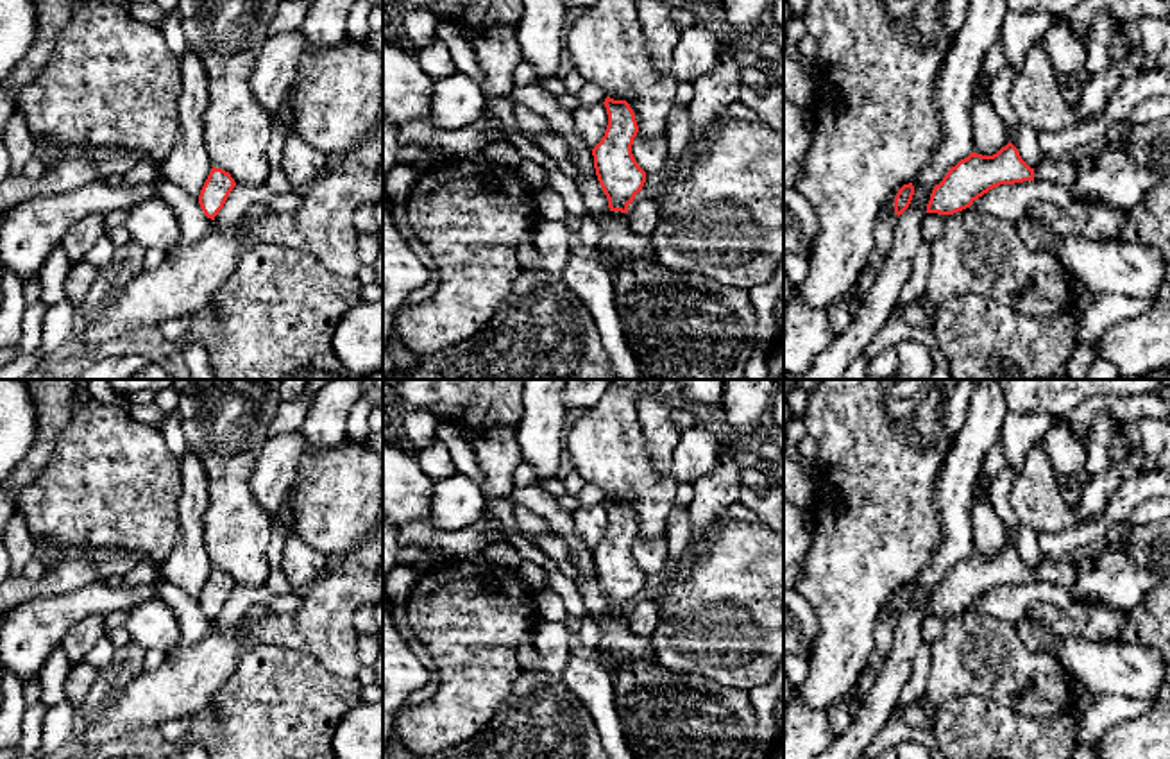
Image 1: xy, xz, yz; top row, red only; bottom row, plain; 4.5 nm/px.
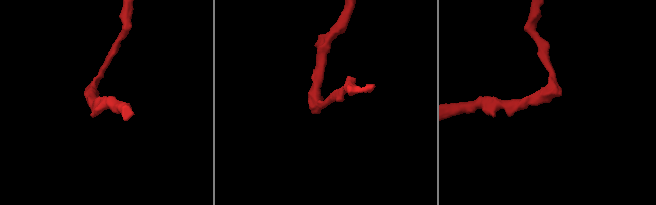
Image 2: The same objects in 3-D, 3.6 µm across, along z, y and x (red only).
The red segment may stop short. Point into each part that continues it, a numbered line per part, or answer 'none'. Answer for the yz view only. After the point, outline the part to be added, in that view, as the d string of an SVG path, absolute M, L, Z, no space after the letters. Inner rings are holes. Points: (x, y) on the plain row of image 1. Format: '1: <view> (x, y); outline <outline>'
1: yz (1063, 571); outline M1115 537L1113 541L1107 541L1104 546L1081 550L1073 555L1066 555L1061 559L1043 557L1034 569L1034 582L1048 582L1070 589L1077 582L1077 578L1095 564L1098 553L1111 550L1125 553L1127 546L1127 537Z

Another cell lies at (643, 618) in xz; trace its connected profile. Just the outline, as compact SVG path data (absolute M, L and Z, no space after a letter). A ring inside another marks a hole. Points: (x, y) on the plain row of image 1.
M640 600L626 614L626 627L630 632L651 639L658 627L658 603L657 600Z

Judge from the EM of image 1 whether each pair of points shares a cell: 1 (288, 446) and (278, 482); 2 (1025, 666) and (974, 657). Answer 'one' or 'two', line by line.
1: one
2: one

